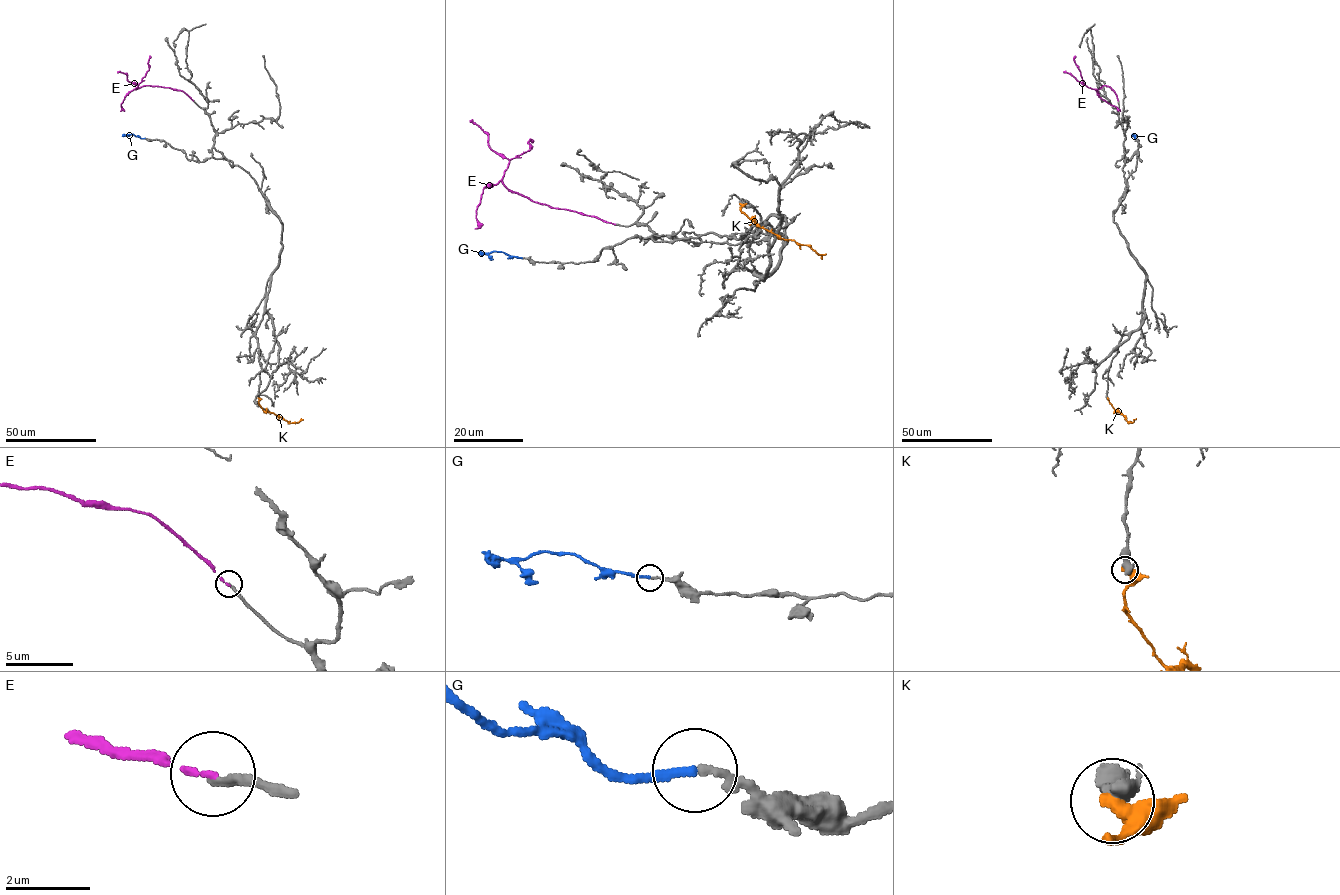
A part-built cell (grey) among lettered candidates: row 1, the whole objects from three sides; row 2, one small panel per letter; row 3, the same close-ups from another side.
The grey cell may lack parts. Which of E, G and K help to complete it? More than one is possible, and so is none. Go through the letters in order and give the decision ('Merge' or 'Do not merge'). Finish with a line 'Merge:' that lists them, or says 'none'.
E: Do not merge
G: Merge
K: Do not merge
Merge: G

